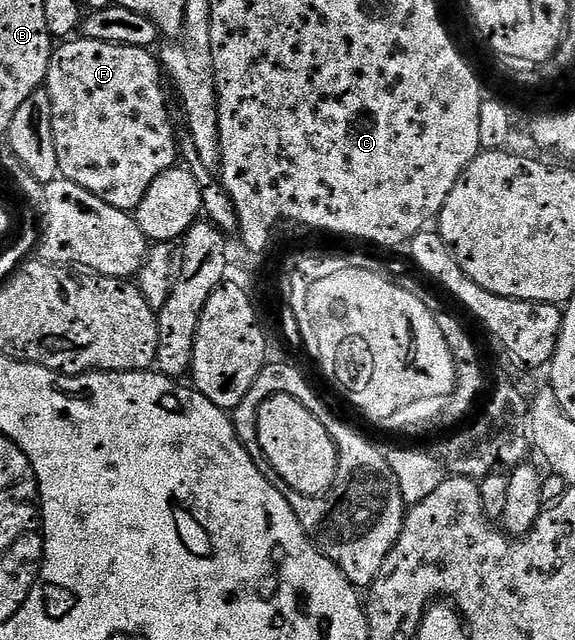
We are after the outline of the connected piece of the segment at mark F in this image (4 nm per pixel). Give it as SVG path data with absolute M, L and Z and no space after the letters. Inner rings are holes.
M86 36L57 44L48 64L46 88L50 95L60 177L78 183L78 187L98 195L110 207L135 211L138 203L142 203L142 195L150 191L150 183L178 161L178 129L172 126L164 83L166 87L157 54L147 48L96 42Z

